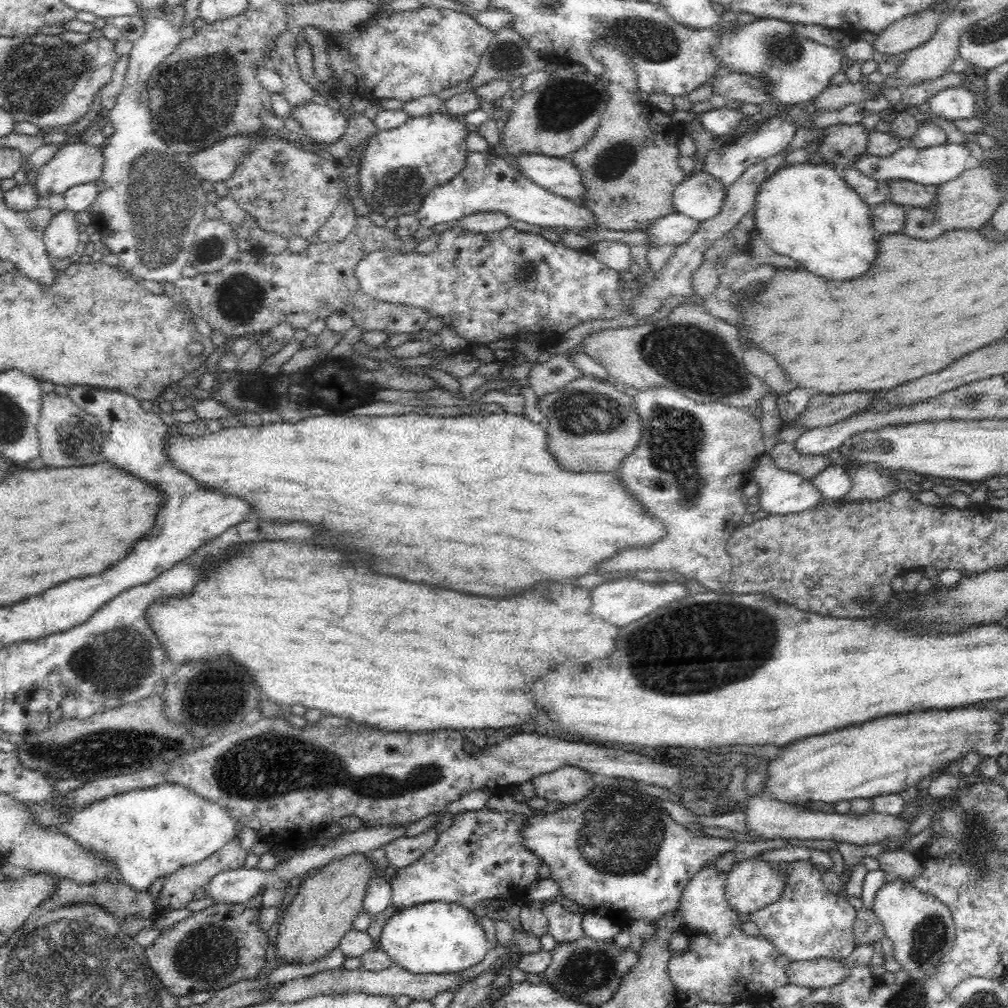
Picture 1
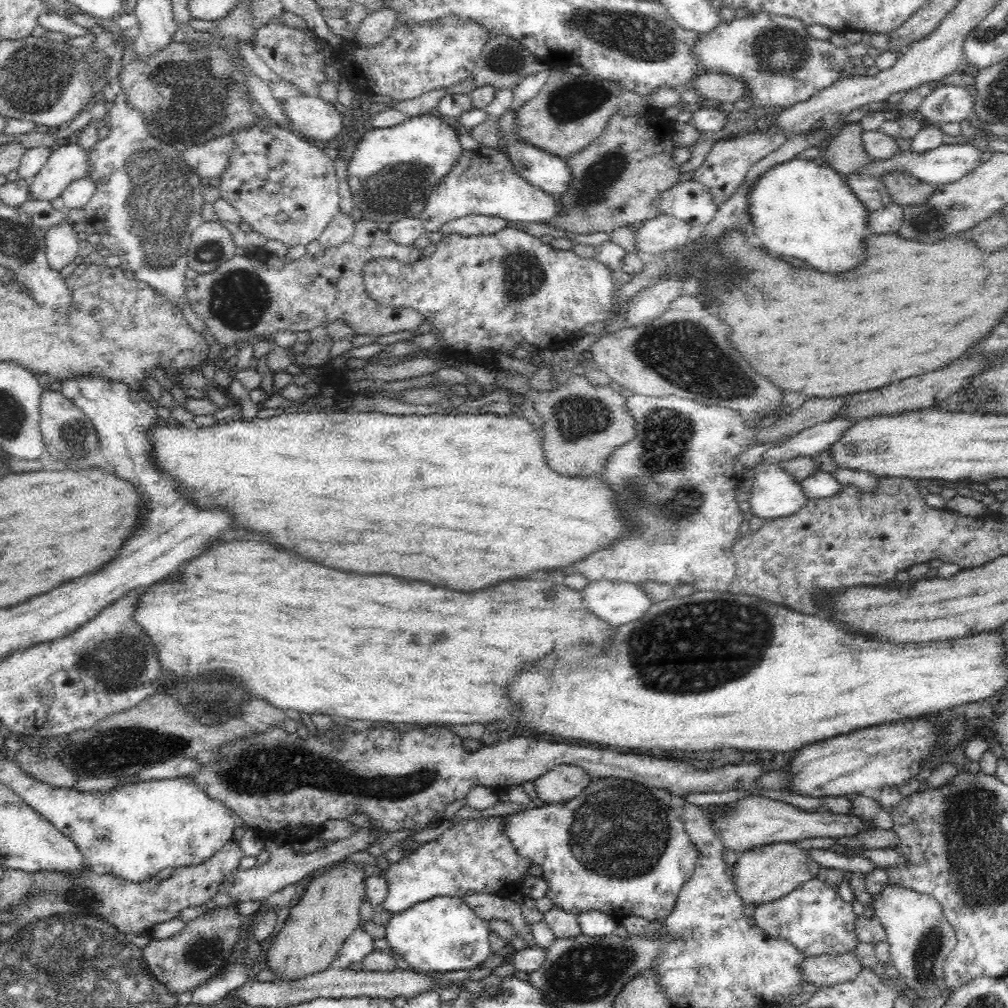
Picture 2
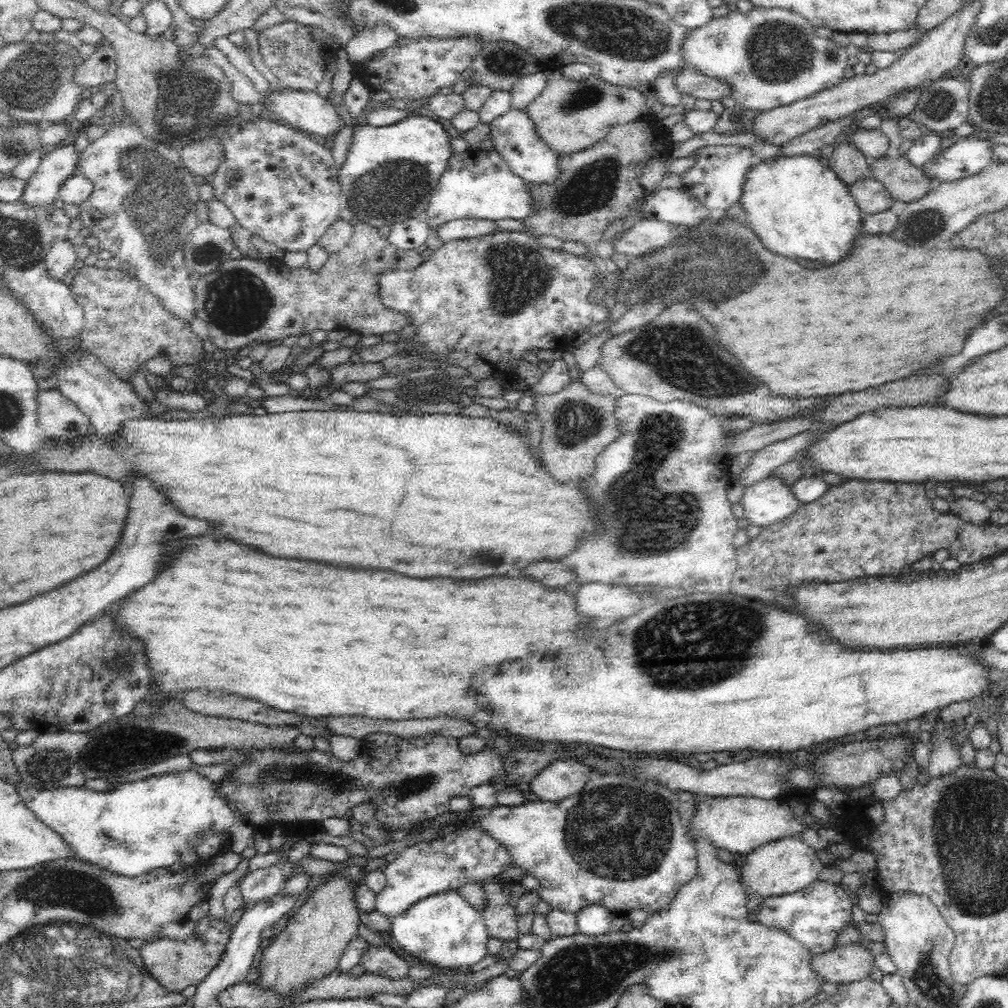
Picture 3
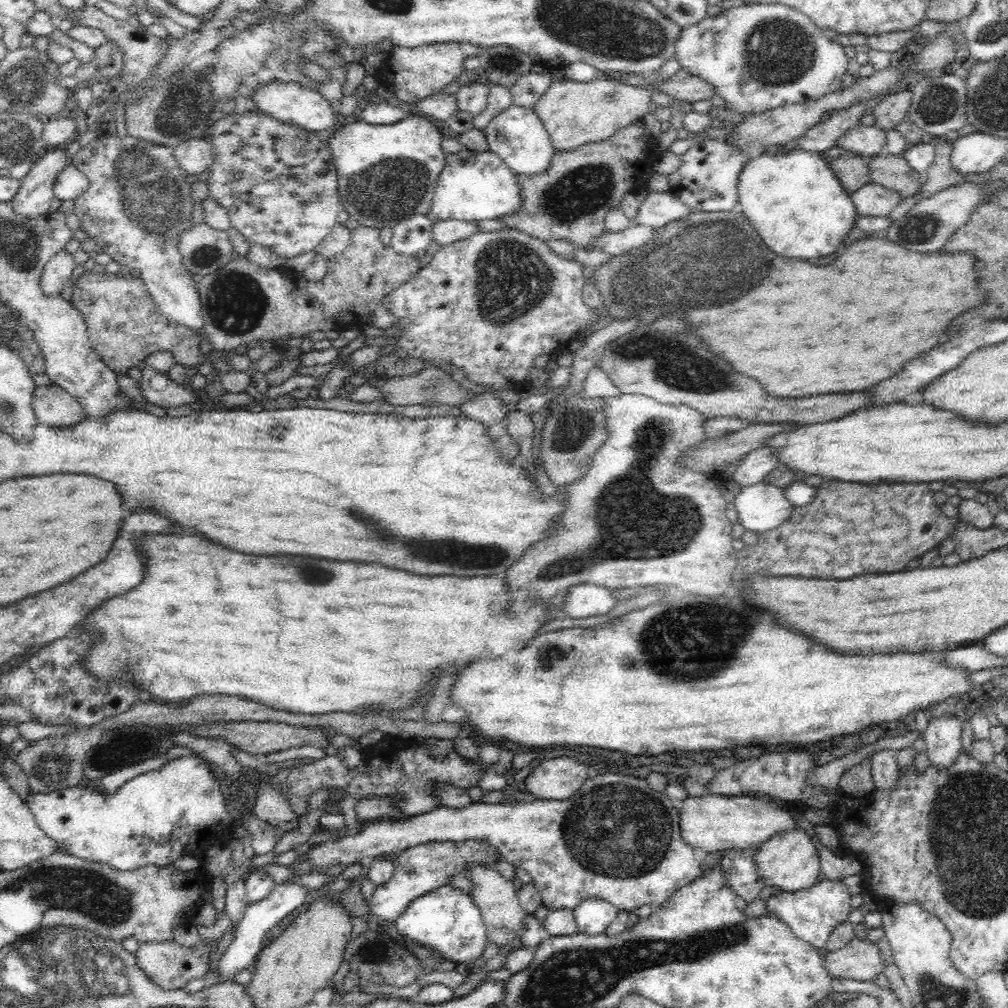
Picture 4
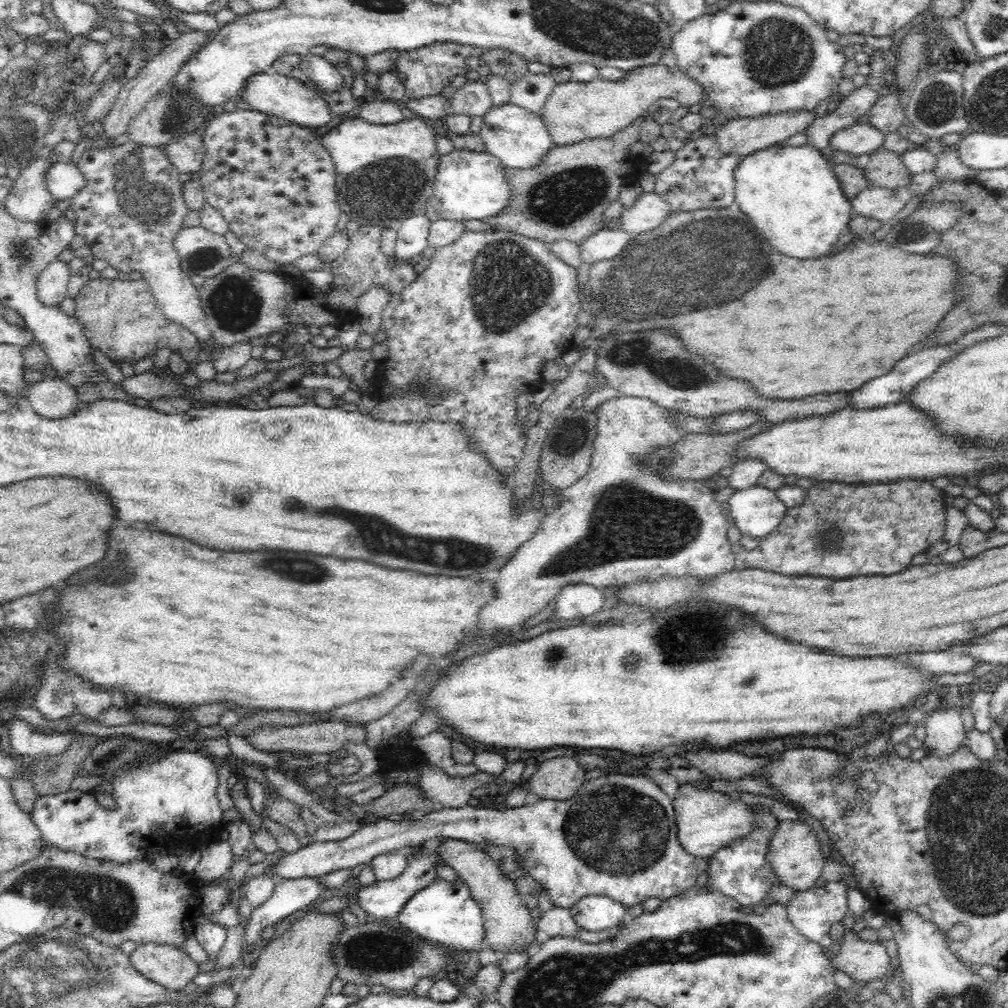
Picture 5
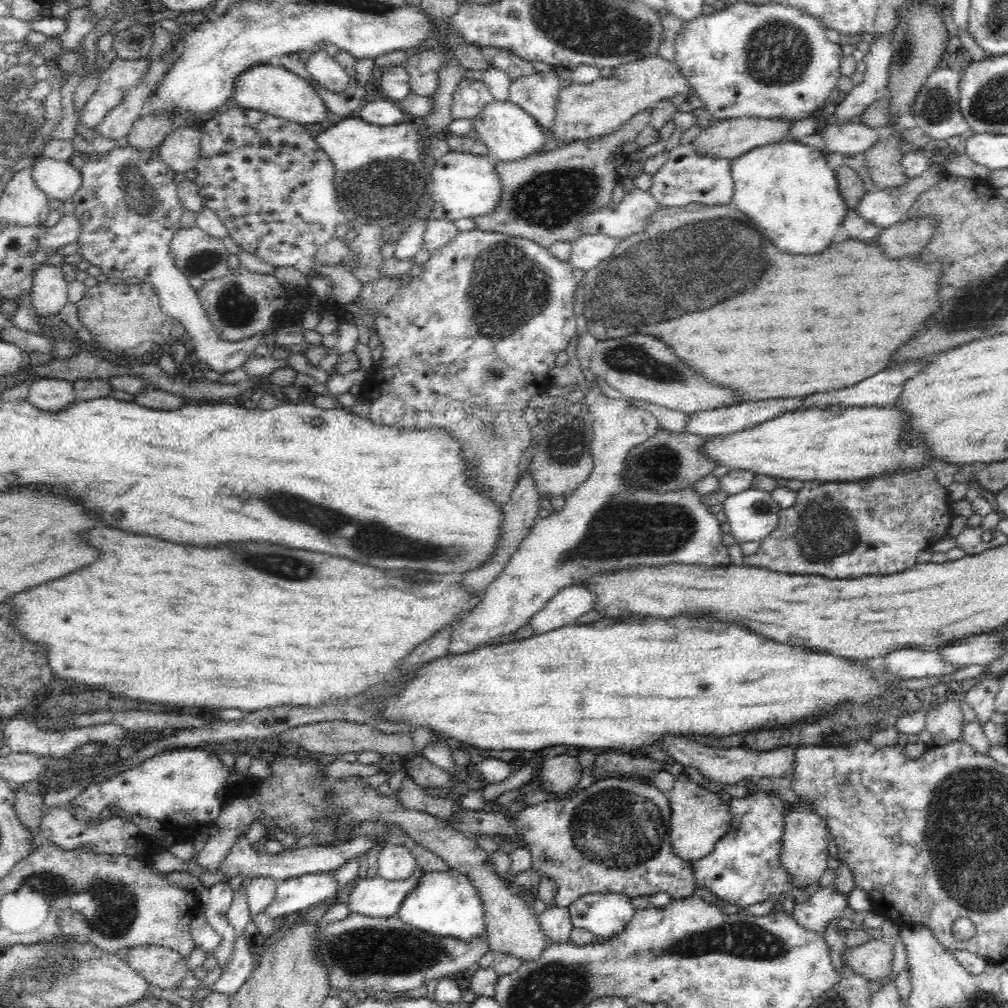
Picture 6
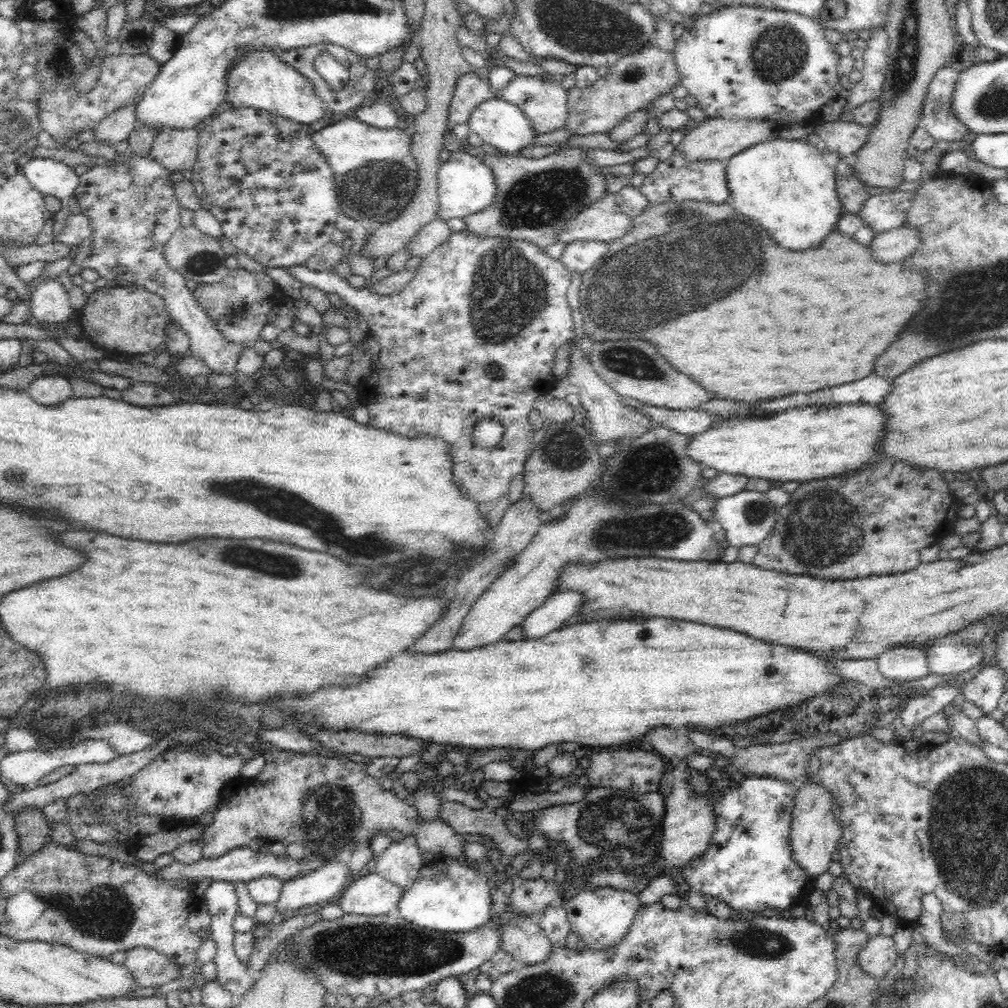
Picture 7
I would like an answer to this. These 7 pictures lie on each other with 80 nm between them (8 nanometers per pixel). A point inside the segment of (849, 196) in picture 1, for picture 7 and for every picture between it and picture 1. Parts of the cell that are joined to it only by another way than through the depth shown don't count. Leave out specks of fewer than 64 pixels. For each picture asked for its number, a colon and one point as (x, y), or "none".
2: (799, 208)
3: (798, 207)
4: (792, 198)
5: (790, 193)
6: (787, 190)
7: (785, 185)

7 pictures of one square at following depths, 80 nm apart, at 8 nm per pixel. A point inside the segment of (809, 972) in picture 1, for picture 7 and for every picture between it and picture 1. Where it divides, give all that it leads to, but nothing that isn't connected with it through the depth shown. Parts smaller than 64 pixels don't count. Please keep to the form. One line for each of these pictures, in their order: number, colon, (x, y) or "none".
2: (828, 970)
3: (850, 963)
4: (860, 960)
5: (866, 961)
6: (874, 960)
7: (880, 955)

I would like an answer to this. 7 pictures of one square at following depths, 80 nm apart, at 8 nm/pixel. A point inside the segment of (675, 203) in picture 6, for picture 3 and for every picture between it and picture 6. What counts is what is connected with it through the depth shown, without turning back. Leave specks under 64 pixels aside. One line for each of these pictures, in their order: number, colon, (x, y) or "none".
3: (714, 181)
4: (706, 179)
5: (700, 177)

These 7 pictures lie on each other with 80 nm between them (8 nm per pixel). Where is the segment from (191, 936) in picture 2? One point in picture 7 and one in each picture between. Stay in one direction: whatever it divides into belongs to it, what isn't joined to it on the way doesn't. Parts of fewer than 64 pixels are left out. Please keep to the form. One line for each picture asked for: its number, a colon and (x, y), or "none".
3: (175, 965)
4: (171, 966)
5: (170, 967)
6: (161, 967)
7: (149, 969)

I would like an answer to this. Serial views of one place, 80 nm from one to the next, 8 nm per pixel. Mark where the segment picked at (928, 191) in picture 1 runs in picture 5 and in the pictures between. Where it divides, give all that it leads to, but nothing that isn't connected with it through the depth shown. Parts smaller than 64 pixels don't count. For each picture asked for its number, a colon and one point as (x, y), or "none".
2: (904, 189)
3: (907, 184)
4: (891, 171)
5: (885, 167)

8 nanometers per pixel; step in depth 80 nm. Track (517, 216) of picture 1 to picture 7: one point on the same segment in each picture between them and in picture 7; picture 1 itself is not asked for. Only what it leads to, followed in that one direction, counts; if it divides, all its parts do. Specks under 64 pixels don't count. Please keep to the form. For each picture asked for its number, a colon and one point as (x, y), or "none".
2: (481, 182)
3: (479, 184)
4: (472, 186)
5: (468, 185)
6: (463, 185)
7: (465, 185)

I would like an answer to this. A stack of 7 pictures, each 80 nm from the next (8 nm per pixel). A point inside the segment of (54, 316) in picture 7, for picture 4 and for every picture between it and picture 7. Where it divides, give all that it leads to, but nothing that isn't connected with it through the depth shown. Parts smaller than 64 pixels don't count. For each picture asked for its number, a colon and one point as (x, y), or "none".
4: (57, 272)
5: (51, 284)
6: (49, 292)

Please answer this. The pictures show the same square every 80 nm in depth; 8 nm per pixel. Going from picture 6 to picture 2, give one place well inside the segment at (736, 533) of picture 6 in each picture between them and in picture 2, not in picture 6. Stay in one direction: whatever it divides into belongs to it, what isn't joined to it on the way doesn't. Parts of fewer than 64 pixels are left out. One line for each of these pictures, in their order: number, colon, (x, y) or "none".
2: (774, 494)
3: (767, 502)
4: (761, 507)
5: (756, 511)

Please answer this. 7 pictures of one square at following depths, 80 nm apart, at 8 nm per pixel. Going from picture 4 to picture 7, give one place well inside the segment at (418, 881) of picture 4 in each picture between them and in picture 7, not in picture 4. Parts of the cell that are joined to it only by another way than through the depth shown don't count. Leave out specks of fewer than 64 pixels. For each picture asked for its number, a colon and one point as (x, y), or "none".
5: (384, 900)
6: (374, 897)
7: (371, 895)

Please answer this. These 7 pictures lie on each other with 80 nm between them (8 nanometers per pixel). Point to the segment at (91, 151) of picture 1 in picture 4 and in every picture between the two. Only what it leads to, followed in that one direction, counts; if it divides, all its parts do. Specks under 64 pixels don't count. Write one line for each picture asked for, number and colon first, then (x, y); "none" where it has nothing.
2: (68, 163)
3: (41, 189)
4: (34, 197)

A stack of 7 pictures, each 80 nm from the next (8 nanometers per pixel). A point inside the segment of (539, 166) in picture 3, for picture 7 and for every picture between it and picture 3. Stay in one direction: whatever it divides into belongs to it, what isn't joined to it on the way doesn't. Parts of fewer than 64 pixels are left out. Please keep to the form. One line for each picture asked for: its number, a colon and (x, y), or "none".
4: (517, 135)
5: (517, 137)
6: (507, 130)
7: (501, 124)

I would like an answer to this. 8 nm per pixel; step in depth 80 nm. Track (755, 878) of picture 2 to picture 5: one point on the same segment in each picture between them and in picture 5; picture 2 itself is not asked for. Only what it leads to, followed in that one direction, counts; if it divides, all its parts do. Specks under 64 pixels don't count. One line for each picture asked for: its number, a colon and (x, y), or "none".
3: (783, 866)
4: (789, 859)
5: (796, 855)

